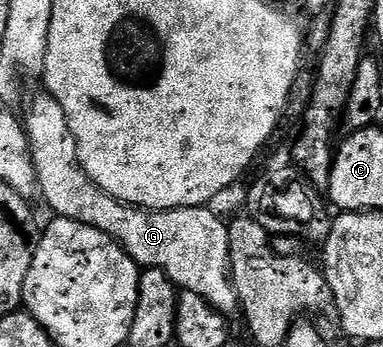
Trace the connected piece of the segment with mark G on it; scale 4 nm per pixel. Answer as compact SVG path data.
M40 94L30 101L26 116L23 117L23 126L25 135L29 138L29 152L37 173L39 195L40 198L45 198L46 205L54 211L52 214L62 219L79 221L83 225L91 225L107 233L107 237L114 239L137 262L138 267L163 269L163 273L167 273L167 277L171 277L173 284L181 291L199 293L199 297L203 297L203 301L210 303L220 315L236 316L239 304L233 283L229 279L229 229L226 220L221 220L209 205L170 211L147 211L120 203L115 197L103 193L103 189L99 189L99 185L95 185L81 168L81 162L77 159L75 133L71 133L71 125L67 125L63 105L59 105L53 95Z

